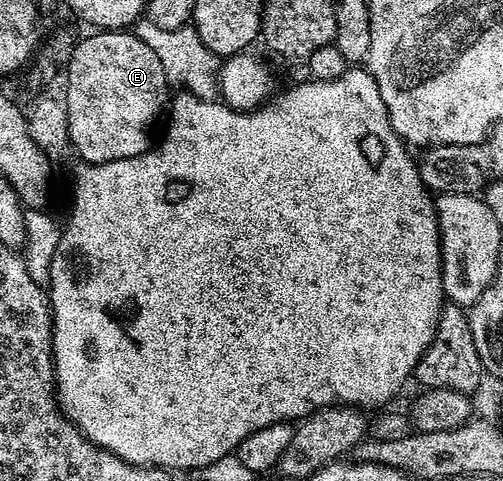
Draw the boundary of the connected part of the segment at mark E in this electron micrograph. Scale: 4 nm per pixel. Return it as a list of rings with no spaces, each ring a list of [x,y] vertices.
[[[96,30],[91,34],[93,36],[85,40],[83,37],[76,45],[72,61],[66,69],[68,93],[62,96],[62,103],[68,109],[68,138],[71,147],[88,166],[134,158],[149,151],[154,144],[152,135],[156,132],[156,123],[163,116],[165,119],[170,104],[170,81],[161,59],[132,30]]]

